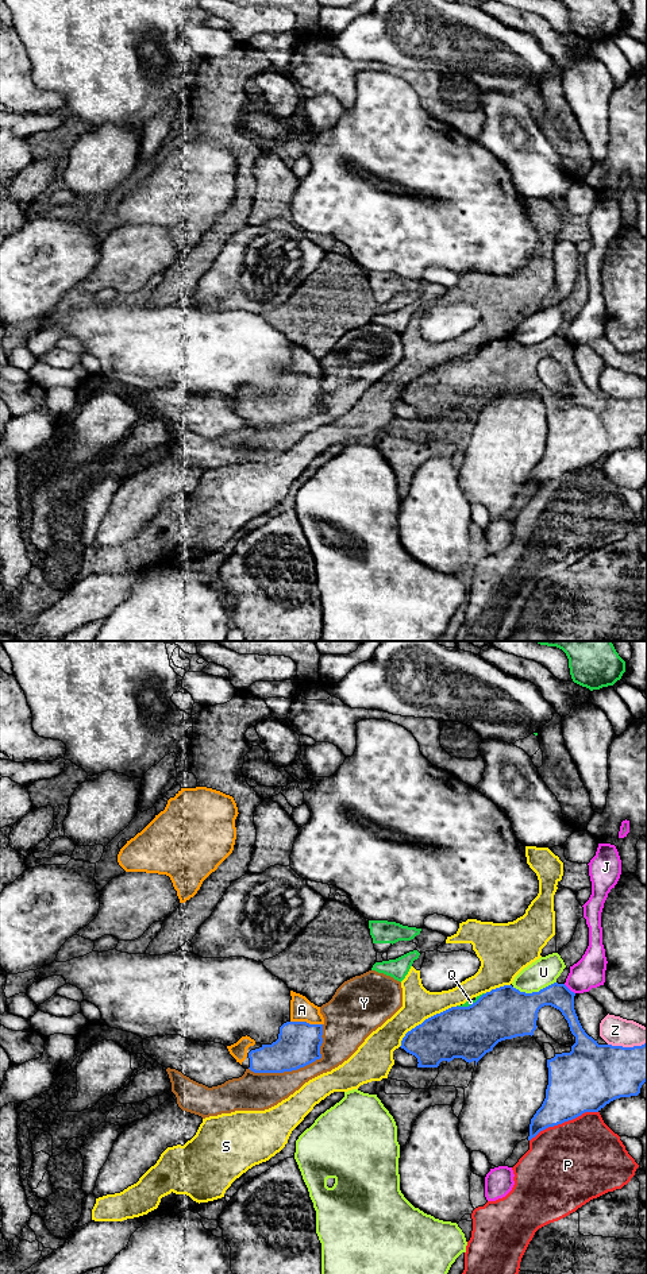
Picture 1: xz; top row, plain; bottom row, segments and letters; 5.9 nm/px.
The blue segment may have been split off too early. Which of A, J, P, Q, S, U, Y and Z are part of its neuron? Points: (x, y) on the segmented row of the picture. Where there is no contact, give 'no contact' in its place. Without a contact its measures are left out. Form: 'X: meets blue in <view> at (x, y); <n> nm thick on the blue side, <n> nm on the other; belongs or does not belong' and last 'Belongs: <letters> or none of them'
A: meets blue in xz at (305, 1022); 260 nm thick on the blue side, 140 nm on the other; belongs
J: meets blue in xz at (567, 988); 150 nm thick on the blue side, 190 nm on the other; does not belong
P: meets blue in xz at (563, 1122); 360 nm thick on the blue side, 480 nm on the other; does not belong
Q: meets blue in xz at (472, 1004); 320 nm thick on the blue side, 40 nm on the other; does not belong
S: meets blue in xz at (426, 1019); 300 nm thick on the blue side, 190 nm on the other; does not belong
U: meets blue in xz at (534, 992); 320 nm thick on the blue side, 170 nm on the other; does not belong
Y: meets blue in xz at (300, 1066); 260 nm thick on the blue side, 200 nm on the other; does not belong
Z: meets blue in xz at (627, 1047); 380 nm thick on the blue side, 170 nm on the other; does not belong
Belongs: A

